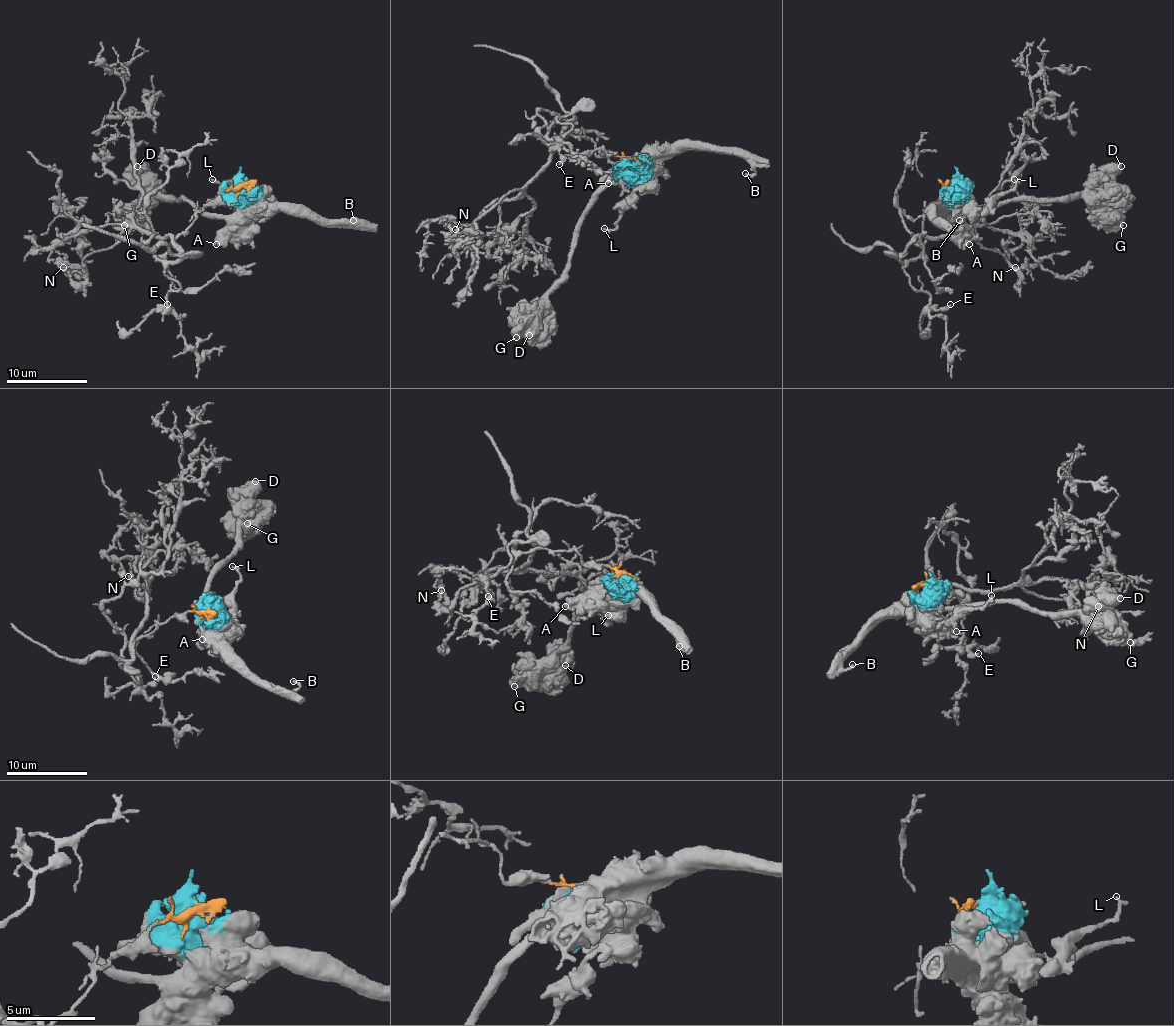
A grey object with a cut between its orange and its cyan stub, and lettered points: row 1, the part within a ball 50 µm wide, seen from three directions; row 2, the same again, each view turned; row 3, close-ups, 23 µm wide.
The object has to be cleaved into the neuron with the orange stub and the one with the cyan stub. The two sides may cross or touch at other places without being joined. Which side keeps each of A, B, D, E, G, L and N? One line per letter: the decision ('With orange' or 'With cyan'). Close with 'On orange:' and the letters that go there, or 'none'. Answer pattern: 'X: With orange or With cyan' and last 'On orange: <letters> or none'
A: With cyan
B: With cyan
D: With cyan
E: With orange
G: With cyan
L: With cyan
N: With orange
On orange: E, N

